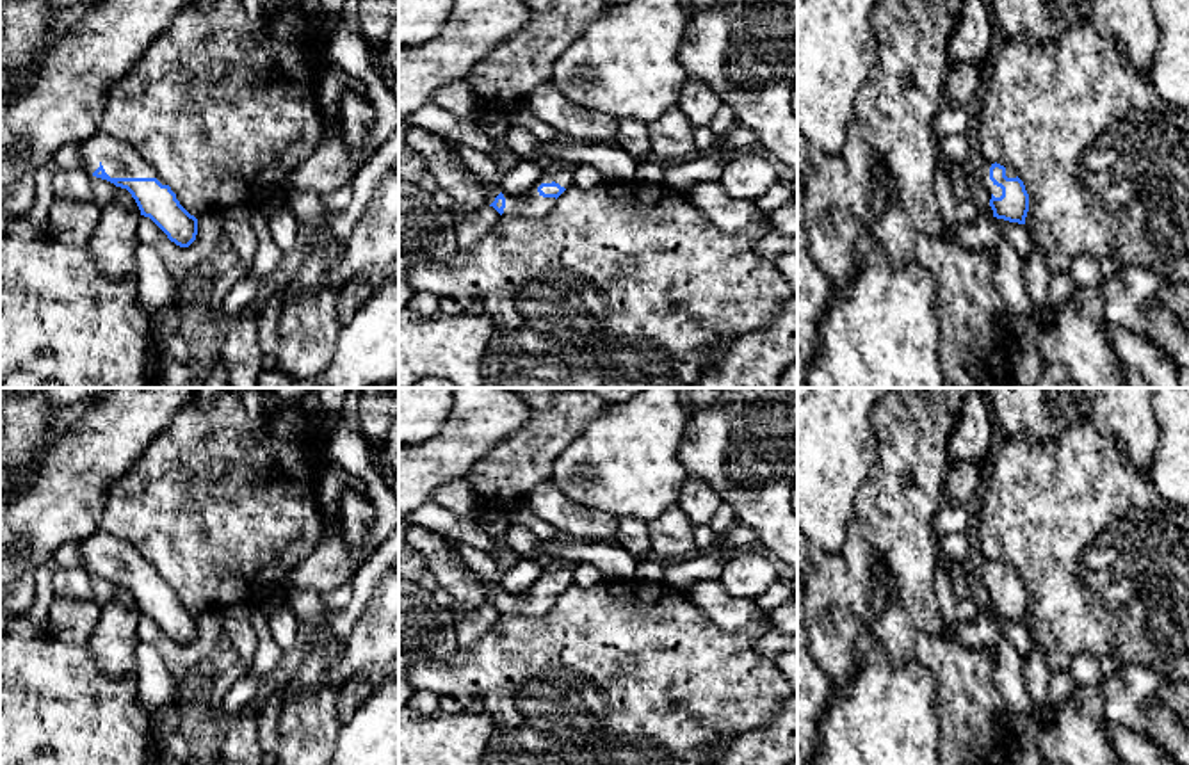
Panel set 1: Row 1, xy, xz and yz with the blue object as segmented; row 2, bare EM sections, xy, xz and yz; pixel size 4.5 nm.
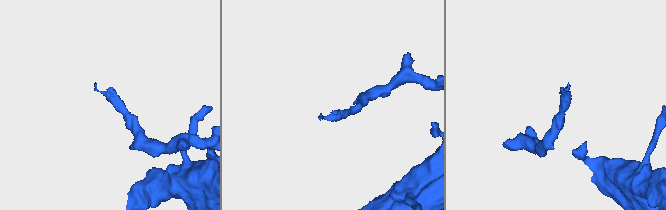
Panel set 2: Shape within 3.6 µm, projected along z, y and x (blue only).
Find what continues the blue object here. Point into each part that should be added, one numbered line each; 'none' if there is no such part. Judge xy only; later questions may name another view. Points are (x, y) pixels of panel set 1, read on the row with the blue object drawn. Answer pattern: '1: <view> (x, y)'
1: xy (120, 161)

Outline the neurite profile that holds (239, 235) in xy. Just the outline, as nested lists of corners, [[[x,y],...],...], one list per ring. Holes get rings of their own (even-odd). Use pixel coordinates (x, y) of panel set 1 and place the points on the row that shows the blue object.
[[[231,206],[219,213],[226,246],[239,254],[240,263],[253,270],[258,242],[251,226],[251,215],[253,210],[247,206]]]

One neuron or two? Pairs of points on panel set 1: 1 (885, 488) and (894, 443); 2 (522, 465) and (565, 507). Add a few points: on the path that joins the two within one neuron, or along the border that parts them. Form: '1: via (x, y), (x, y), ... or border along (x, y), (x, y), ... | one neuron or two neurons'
1: via (894, 477), (894, 454) | one neuron
2: border along (549, 479), (541, 481), (525, 499) | two neurons

